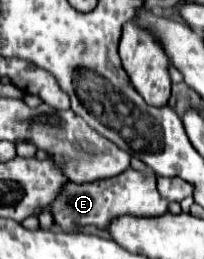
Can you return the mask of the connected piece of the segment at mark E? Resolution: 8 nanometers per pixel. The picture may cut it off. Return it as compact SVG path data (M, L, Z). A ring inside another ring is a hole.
M127 169L117 177L97 179L93 183L71 183L71 181L63 183L61 193L51 203L49 209L51 209L55 225L59 225L63 231L79 231L87 225L105 229L111 225L113 219L119 219L123 215L159 217L167 211L167 203L165 203L165 199L161 199L161 195L157 191L153 173Z

